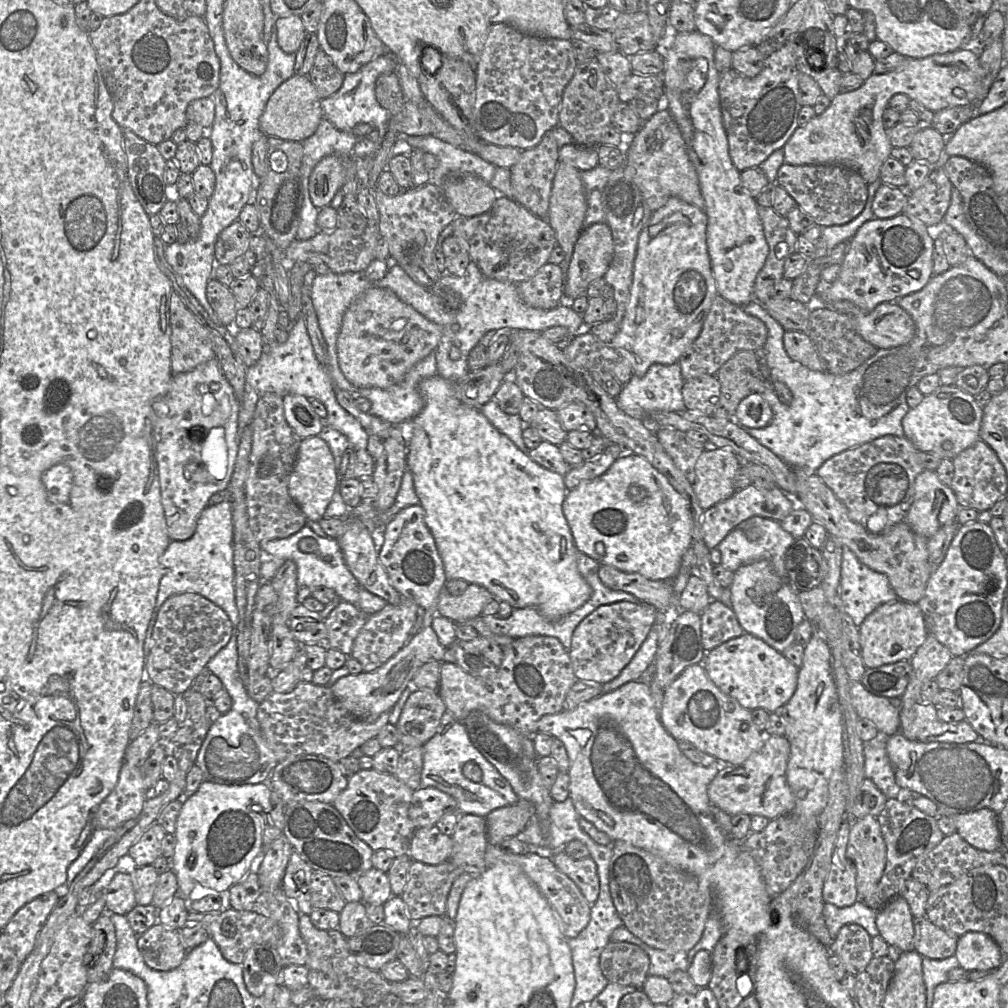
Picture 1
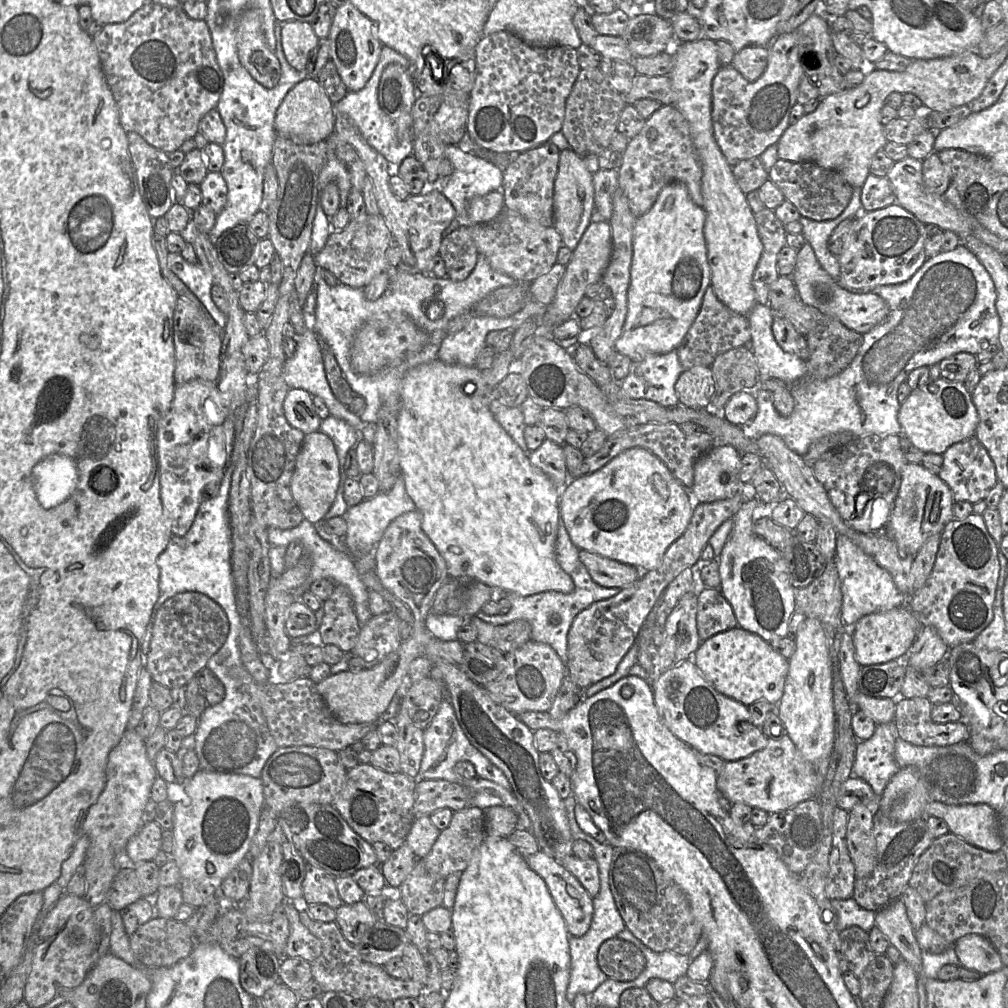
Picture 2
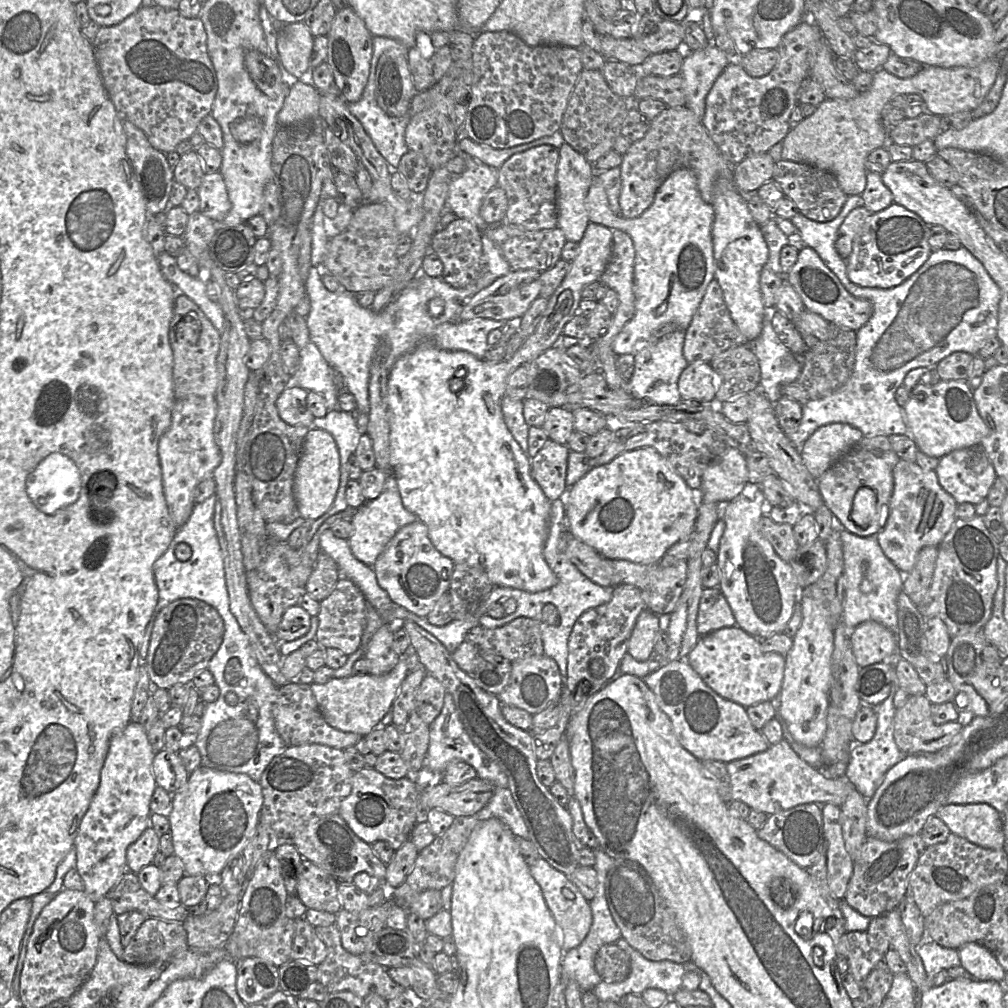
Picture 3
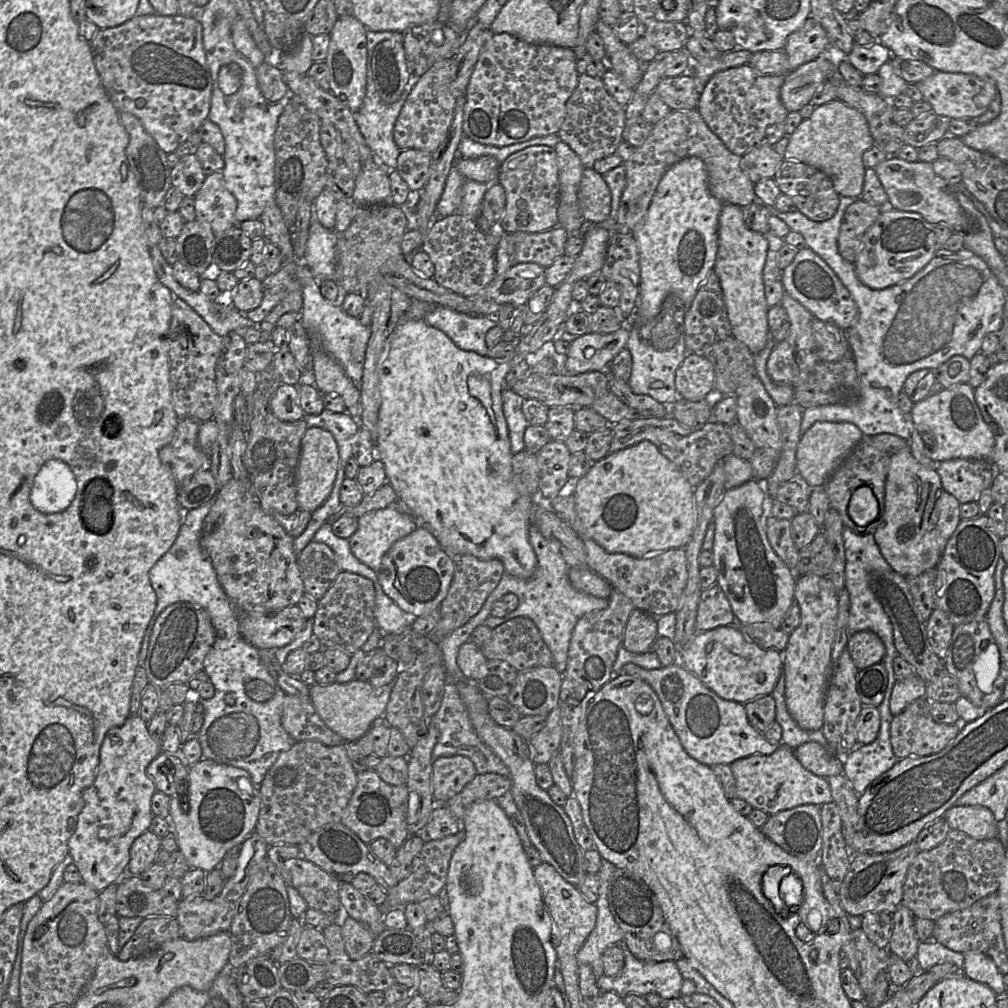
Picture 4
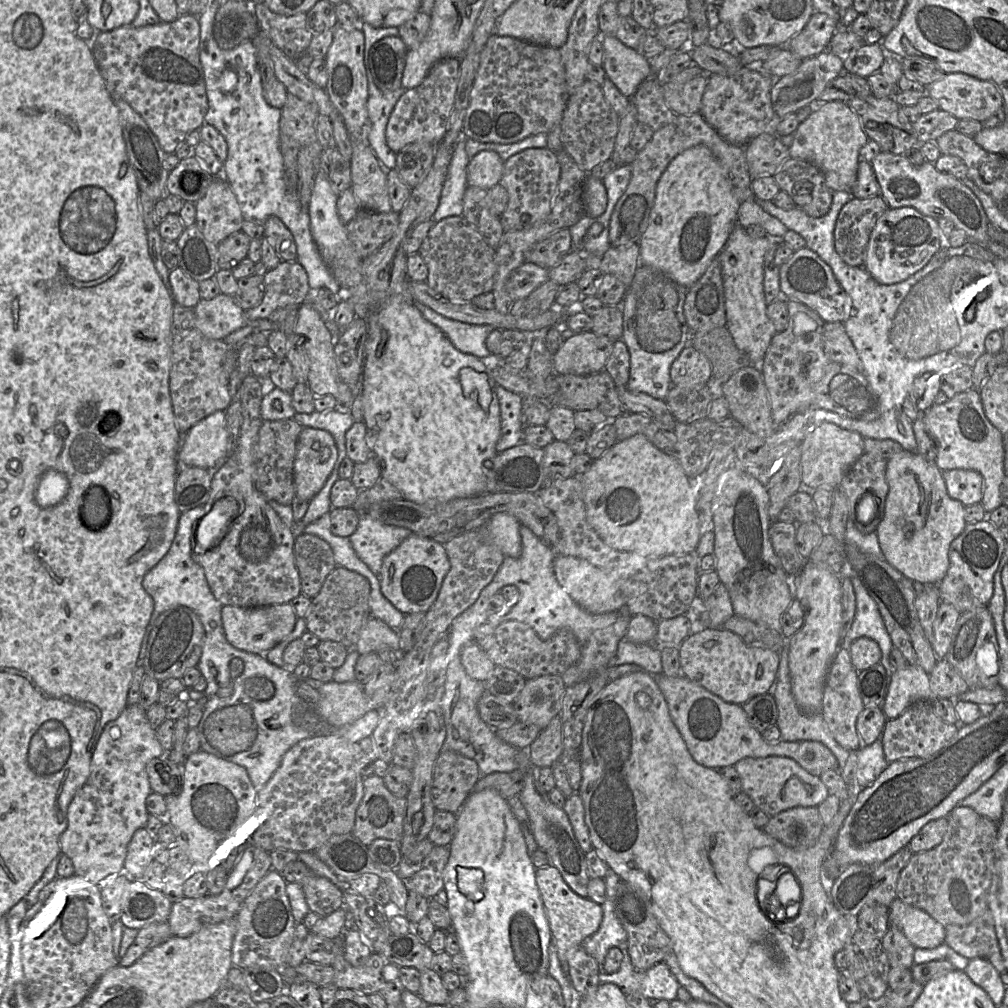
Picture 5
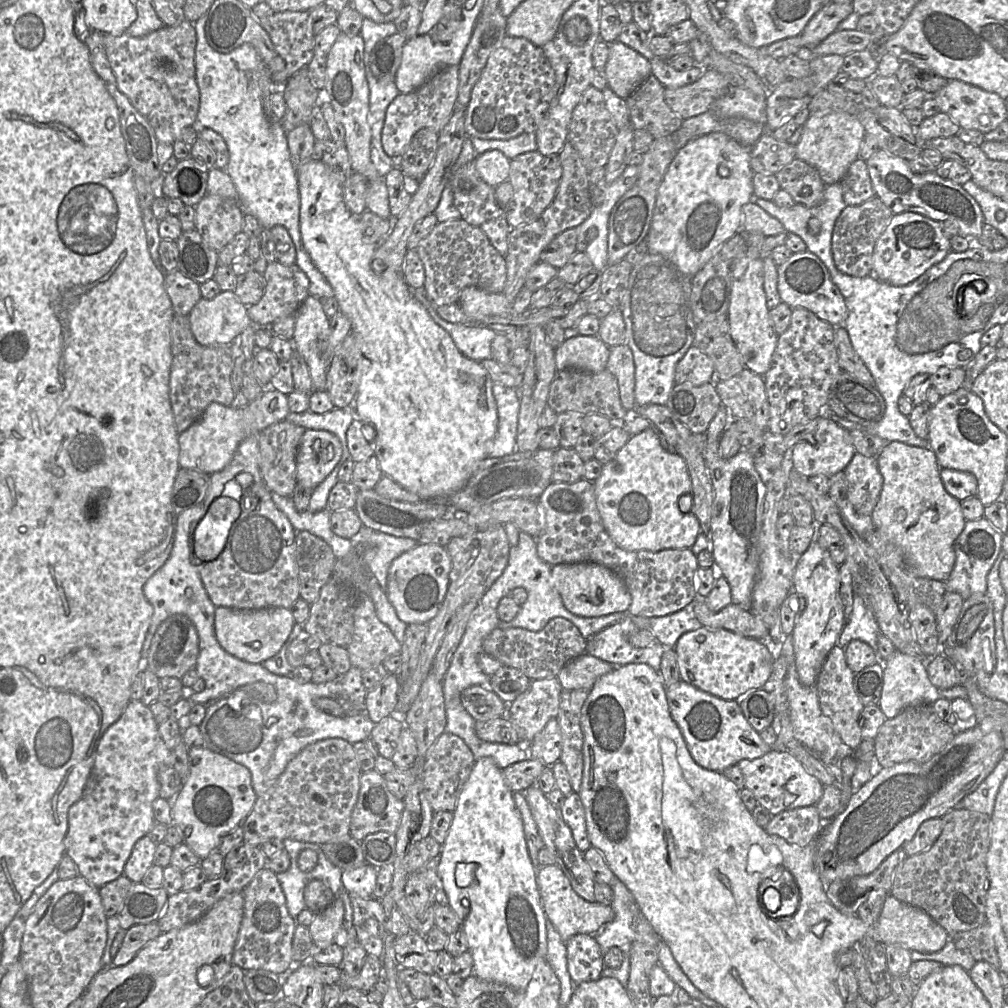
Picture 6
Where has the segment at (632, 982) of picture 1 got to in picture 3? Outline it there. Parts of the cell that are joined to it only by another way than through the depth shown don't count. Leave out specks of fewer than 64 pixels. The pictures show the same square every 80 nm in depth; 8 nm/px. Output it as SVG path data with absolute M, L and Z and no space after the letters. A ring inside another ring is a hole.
M615 943L605 944L595 955L595 969L603 980L608 982L621 982L630 973L630 958Z

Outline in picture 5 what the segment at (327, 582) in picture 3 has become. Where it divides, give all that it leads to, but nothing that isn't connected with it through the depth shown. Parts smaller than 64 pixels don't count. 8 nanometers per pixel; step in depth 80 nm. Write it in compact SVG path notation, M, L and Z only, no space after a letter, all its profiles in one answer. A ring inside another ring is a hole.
M301 533L295 537L293 551L301 594L314 600L328 575L338 566L333 551L326 541L308 533Z

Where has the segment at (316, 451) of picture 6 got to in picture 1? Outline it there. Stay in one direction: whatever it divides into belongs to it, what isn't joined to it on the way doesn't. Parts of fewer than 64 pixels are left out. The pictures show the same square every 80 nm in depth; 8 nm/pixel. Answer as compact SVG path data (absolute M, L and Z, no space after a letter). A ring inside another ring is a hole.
M318 435L302 439L289 478L288 492L304 513L306 520L319 522L324 516L339 482L335 460L328 444Z

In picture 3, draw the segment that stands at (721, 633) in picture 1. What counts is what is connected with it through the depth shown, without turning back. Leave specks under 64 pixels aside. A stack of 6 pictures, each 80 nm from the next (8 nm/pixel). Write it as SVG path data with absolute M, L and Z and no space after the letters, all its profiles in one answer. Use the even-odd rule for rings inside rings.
M703 588L697 614L699 636L706 636L734 625L736 625L735 617L720 588Z

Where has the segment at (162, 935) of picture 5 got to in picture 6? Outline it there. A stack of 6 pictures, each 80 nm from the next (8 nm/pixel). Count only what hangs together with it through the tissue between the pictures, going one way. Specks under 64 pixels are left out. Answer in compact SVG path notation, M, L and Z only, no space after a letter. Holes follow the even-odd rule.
M157 922L131 926L126 930L118 952L112 958L112 965L126 965L148 941L156 938L161 933Z

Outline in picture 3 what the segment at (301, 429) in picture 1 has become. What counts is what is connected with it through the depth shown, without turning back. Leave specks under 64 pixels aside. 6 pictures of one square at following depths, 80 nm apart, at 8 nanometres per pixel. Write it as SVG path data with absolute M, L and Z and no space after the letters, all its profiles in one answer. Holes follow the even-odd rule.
M289 386L276 401L279 417L291 426L302 425L311 428L313 414L306 404L307 391L298 386Z

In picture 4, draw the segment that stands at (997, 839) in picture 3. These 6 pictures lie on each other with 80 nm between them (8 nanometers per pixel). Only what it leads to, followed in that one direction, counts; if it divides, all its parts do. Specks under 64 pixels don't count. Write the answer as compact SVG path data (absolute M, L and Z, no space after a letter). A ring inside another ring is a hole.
M980 805L952 806L944 814L950 829L960 830L977 840L998 837L997 821L992 811Z

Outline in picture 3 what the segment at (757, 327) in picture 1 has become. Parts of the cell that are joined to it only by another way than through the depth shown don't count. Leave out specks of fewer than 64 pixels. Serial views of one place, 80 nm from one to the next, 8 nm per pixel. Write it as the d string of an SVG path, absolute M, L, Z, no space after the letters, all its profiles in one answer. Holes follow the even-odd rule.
M714 278L705 291L705 294L694 314L689 326L685 330L683 355L688 363L703 361L710 364L711 359L731 348L750 342L741 333L734 323L724 302L723 292Z

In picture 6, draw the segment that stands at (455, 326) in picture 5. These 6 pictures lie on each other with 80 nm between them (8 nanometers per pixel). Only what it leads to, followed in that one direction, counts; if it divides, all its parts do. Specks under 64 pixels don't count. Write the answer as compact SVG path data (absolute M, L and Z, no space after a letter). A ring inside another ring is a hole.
M415 289L413 295L424 306L431 318L452 337L455 345L466 357L481 362L493 359L492 342L497 332L491 328L479 325L451 323L441 318L424 289Z

